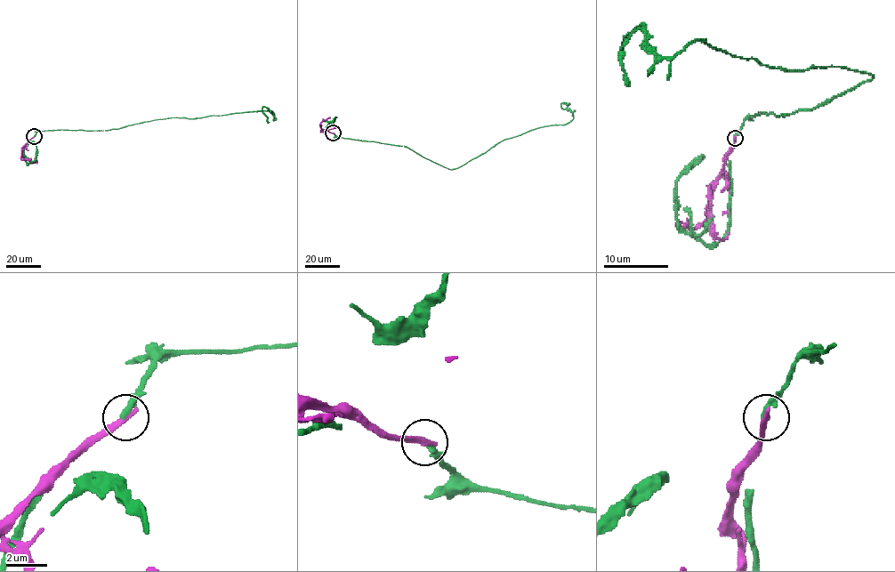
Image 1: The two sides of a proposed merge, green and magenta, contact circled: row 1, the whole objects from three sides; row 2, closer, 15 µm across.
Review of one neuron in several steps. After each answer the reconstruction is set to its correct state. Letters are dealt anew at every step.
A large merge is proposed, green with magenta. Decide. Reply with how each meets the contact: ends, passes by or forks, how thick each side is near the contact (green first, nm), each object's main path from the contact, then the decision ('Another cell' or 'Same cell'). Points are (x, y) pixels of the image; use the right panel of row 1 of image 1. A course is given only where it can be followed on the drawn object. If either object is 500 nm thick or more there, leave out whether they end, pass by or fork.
At the ring green ends. At the ring magenta ends. Thickness 280 nm (green) against 320 nm. Course of green: (736, 138), (874, 76), (703, 41), (664, 57), (640, 26), (628, 84). Course of magenta: (736, 138), (724, 165), (730, 185), (730, 222), (724, 239), (719, 239), (713, 230), (711, 190), (708, 185). Another cell

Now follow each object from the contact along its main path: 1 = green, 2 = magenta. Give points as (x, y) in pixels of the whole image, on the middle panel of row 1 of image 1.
1: (333, 132), (406, 146), (453, 169), (504, 140), (567, 124), (573, 114), (560, 104), (568, 105)
2: (334, 132), (321, 132), (335, 125)

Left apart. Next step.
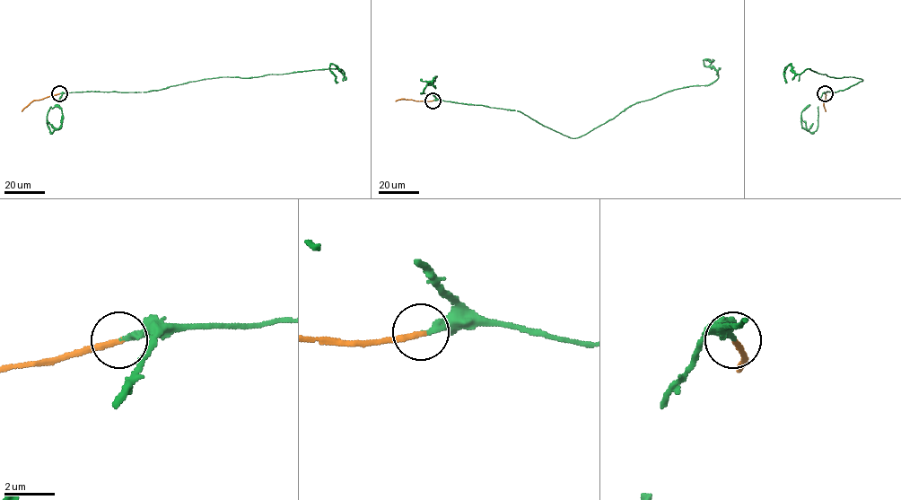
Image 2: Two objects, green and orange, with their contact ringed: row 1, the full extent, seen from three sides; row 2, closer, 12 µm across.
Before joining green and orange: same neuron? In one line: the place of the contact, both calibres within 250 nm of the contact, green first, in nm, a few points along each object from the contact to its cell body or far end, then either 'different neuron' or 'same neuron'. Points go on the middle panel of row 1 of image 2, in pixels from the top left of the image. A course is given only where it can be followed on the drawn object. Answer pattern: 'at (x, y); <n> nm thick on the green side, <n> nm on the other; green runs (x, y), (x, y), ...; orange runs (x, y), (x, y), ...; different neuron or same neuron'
at (433, 100); 220 nm thick on the green side, 240 nm on the other; green runs (433, 100), (518, 110), (575, 138), (636, 102), (680, 88), (710, 84), (718, 73), (703, 60), (712, 61); orange runs (433, 100), (396, 101); same neuron

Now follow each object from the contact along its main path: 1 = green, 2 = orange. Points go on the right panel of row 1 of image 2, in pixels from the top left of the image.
1: (825, 93), (847, 88), (862, 80), (831, 77), (809, 68), (797, 74), (790, 64), (784, 72), (786, 83)
2: (825, 93), (826, 111)

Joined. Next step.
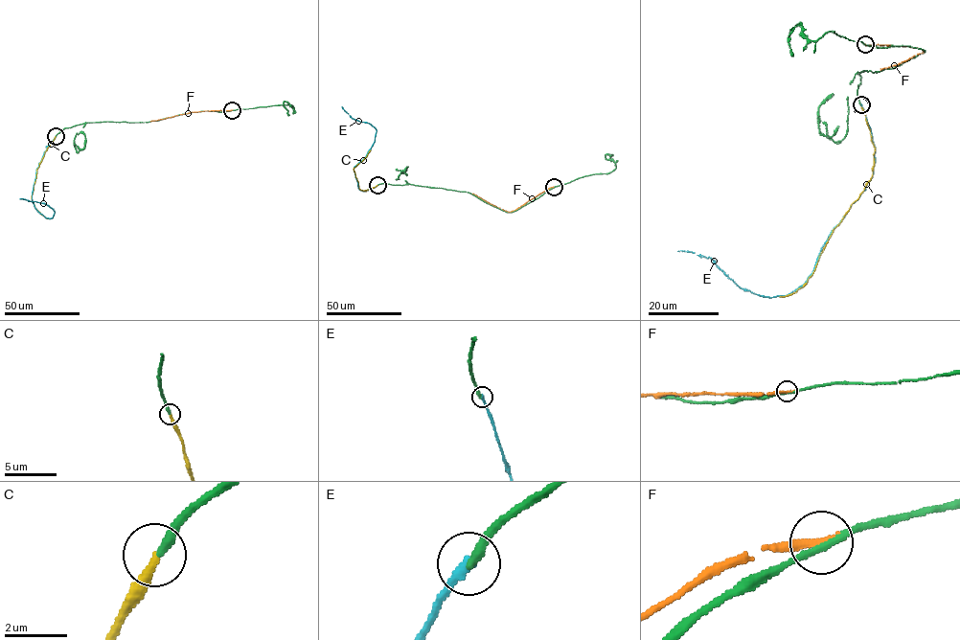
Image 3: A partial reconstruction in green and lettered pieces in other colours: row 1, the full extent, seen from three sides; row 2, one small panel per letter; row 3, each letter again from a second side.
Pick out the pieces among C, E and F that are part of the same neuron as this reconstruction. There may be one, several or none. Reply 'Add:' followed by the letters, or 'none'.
Add: C

